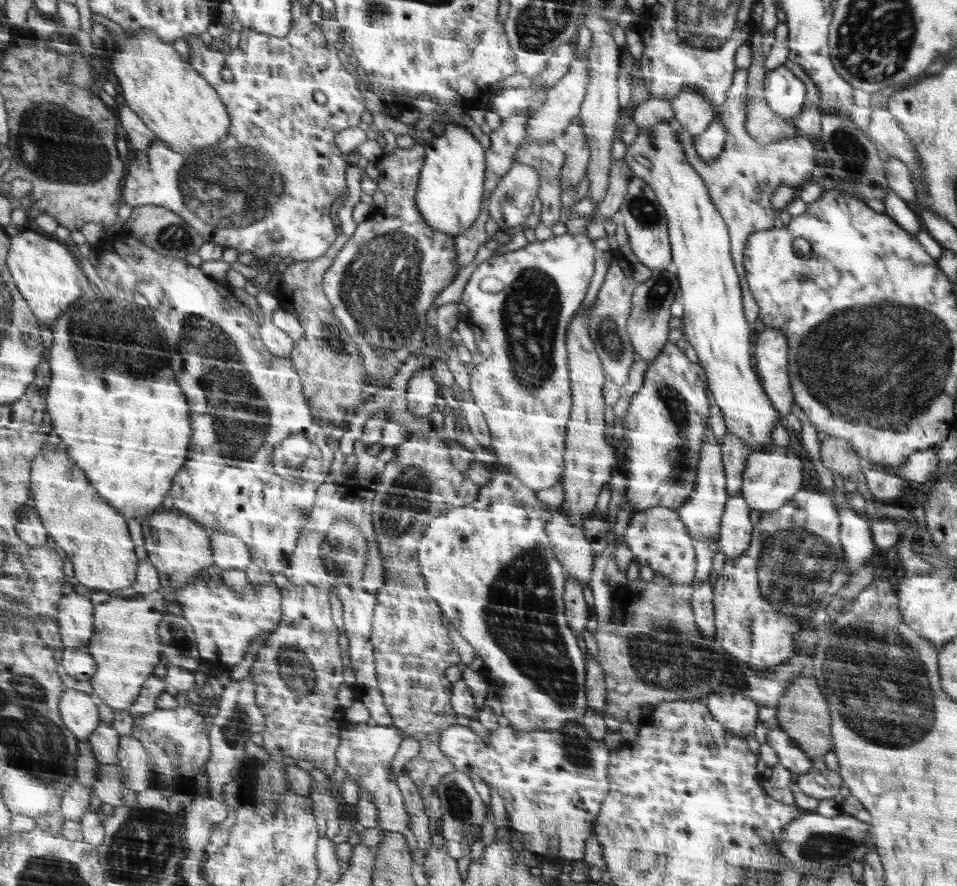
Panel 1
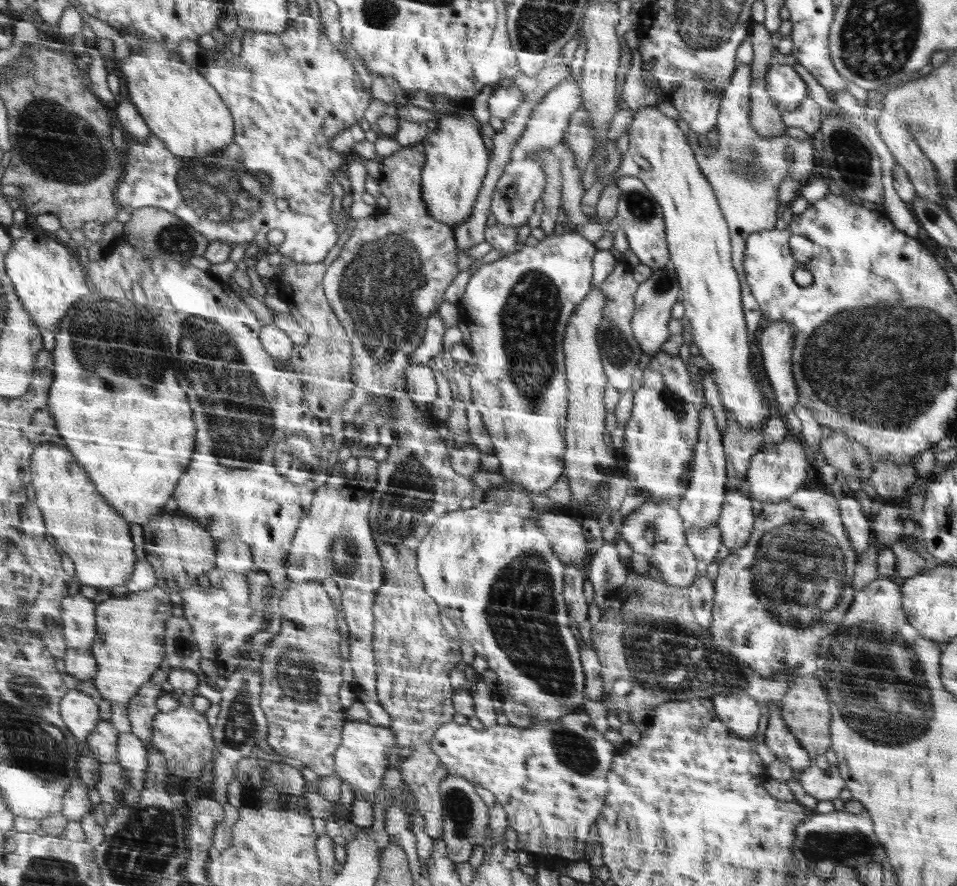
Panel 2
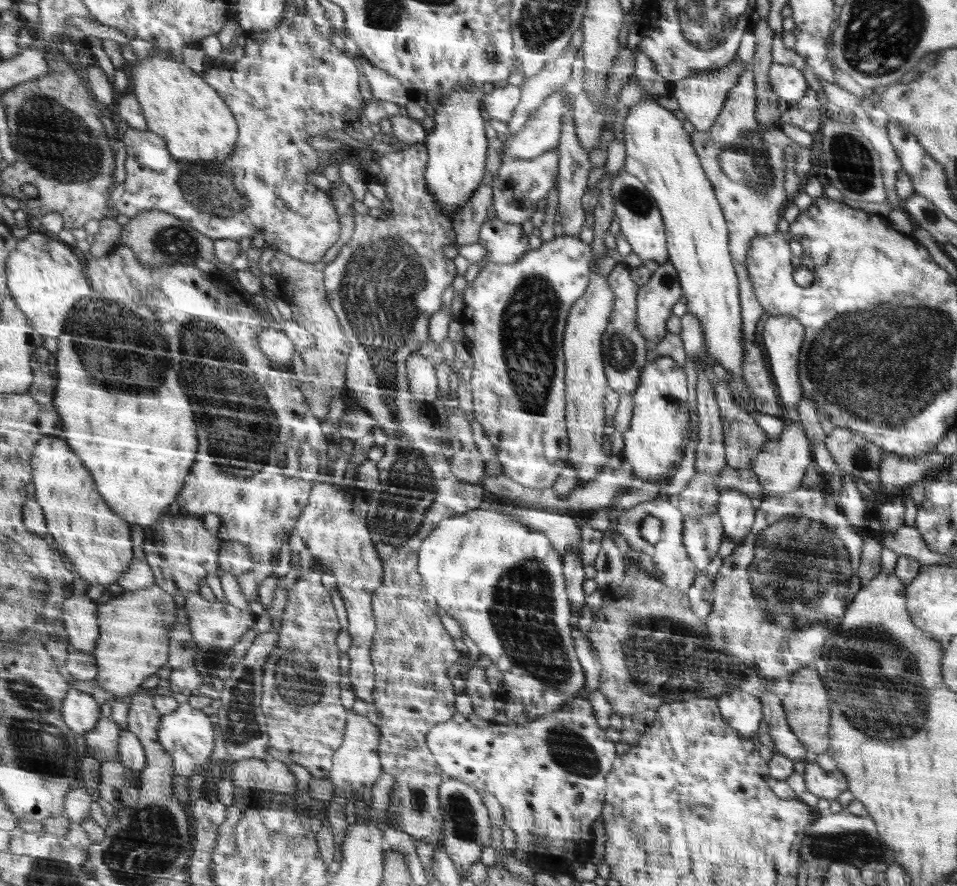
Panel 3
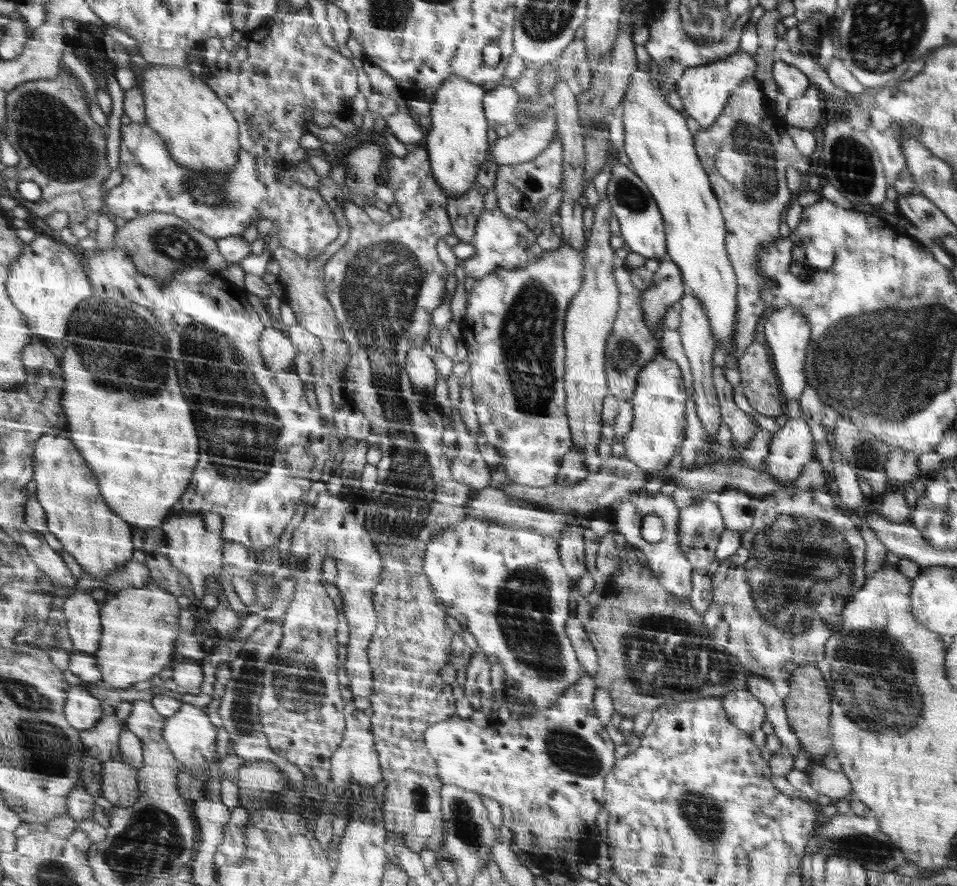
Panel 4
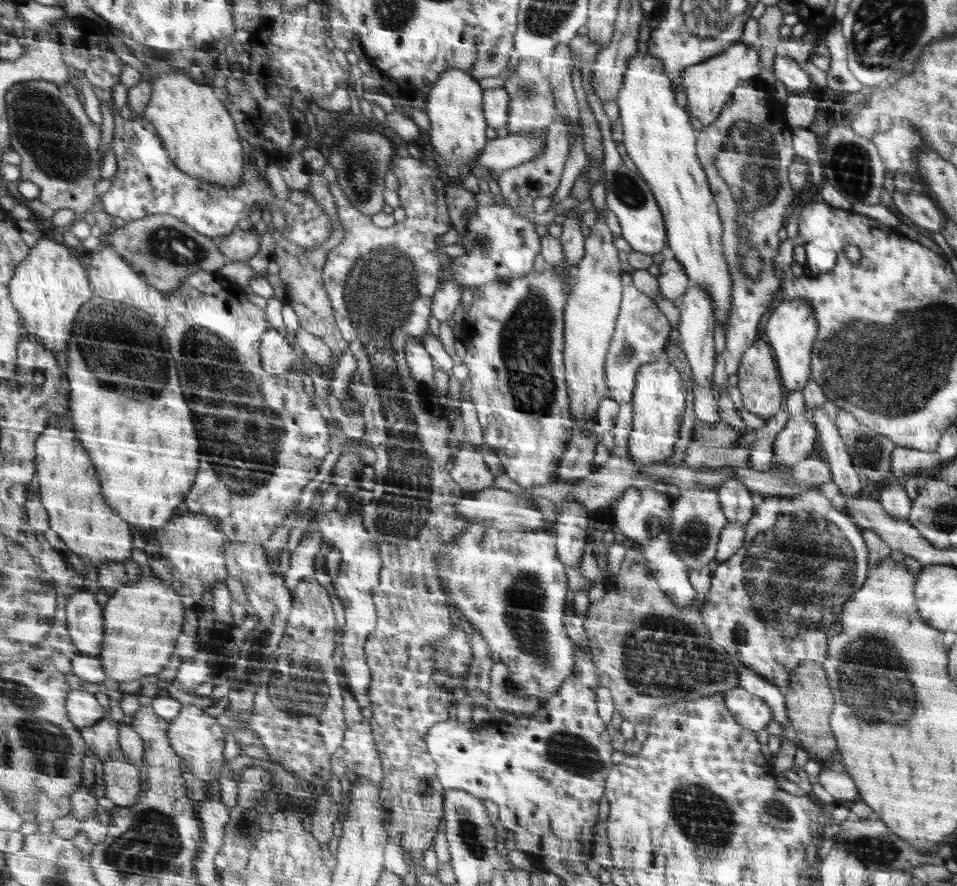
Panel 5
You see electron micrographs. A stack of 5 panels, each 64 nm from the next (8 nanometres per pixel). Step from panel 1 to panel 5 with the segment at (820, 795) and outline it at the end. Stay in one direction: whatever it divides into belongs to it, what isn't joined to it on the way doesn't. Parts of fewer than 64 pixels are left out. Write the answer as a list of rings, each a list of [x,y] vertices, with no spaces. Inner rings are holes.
[[[829,766],[827,770],[819,772],[817,782],[823,786],[825,792],[829,792],[835,798],[835,804],[849,806],[851,802],[859,800],[859,790],[855,782],[843,770],[835,770]]]

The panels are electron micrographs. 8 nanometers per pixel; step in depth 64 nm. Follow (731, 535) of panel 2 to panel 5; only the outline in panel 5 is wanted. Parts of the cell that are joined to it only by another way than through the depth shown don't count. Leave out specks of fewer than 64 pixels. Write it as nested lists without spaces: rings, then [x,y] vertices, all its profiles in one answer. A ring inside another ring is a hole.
[[[735,474],[727,476],[715,490],[725,518],[729,522],[741,522],[747,526],[749,518],[755,512],[755,506],[751,502],[751,490]]]

